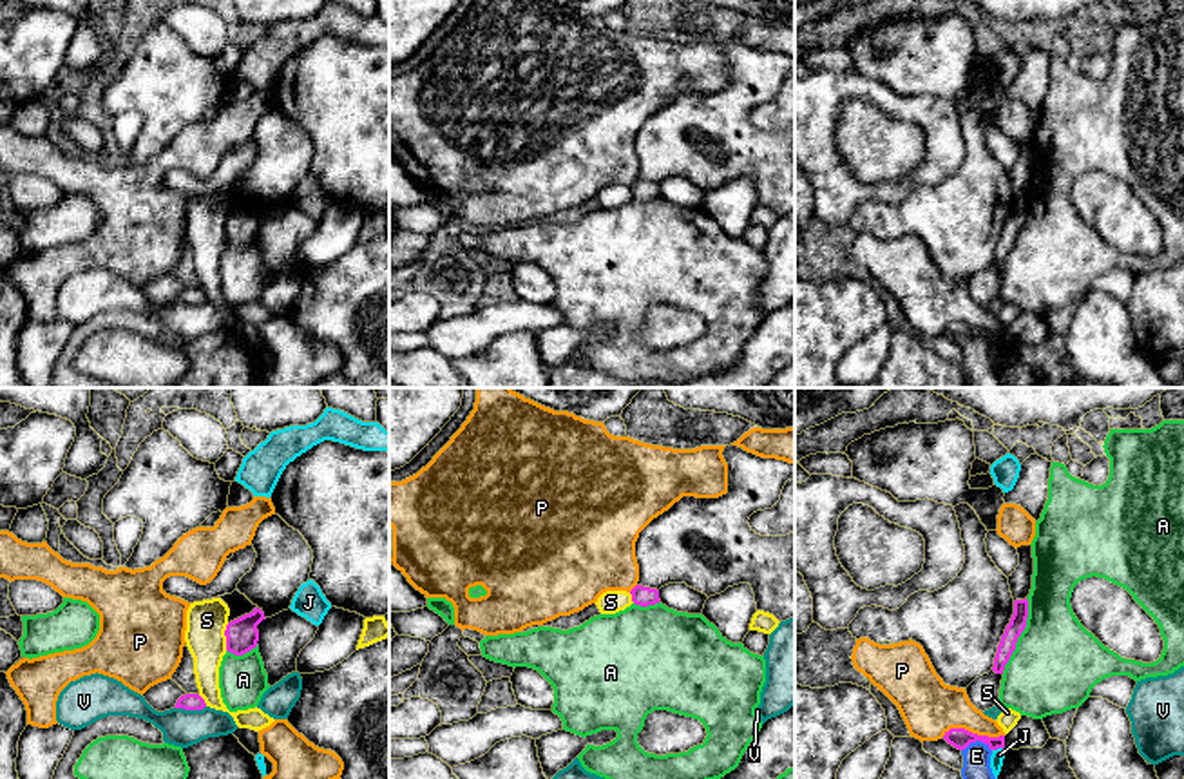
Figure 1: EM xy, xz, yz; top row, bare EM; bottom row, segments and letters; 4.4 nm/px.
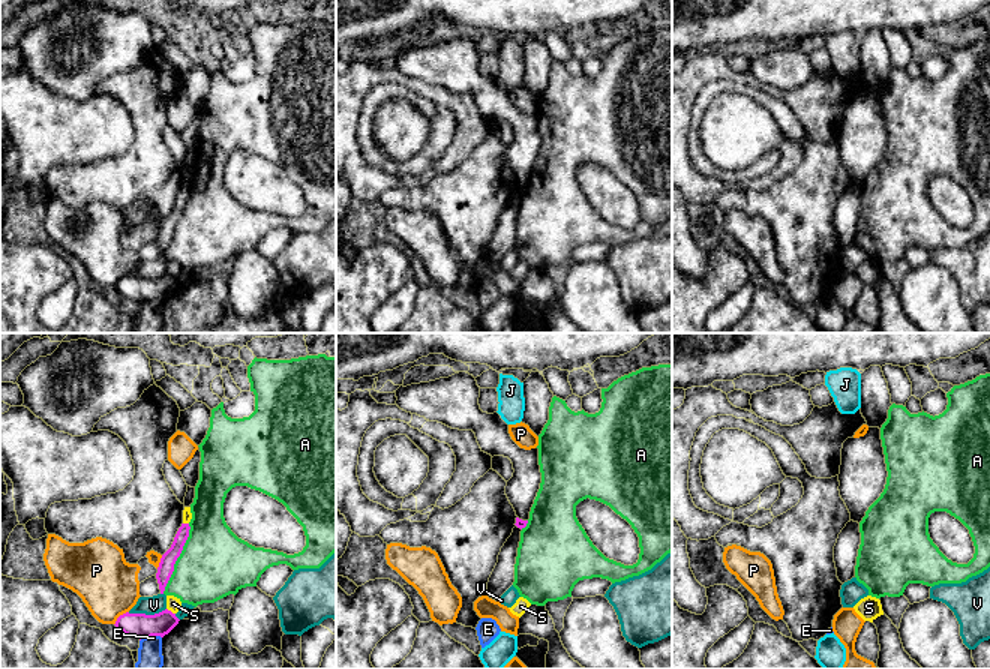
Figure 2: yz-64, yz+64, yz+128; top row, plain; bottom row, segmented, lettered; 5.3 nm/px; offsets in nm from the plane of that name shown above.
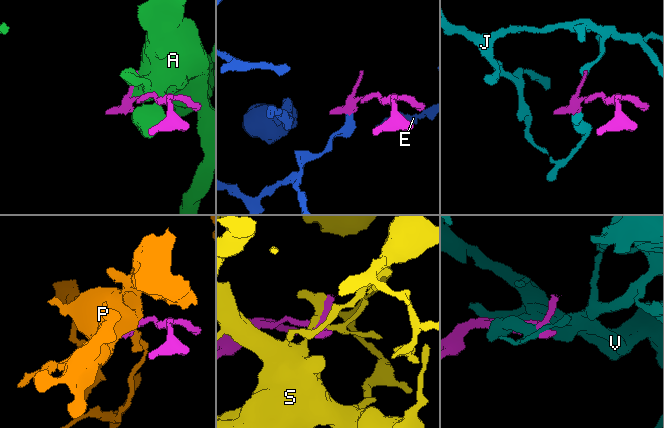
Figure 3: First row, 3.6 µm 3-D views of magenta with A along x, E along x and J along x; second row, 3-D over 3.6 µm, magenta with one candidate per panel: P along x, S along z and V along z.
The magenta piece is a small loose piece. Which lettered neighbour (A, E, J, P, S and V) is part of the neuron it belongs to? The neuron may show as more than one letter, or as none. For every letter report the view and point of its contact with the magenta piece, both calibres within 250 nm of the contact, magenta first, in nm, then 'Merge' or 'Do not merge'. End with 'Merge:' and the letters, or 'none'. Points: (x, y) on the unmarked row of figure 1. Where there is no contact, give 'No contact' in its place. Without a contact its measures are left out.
A: Touches magenta at yz (1020, 229). Thickness 80 nm (magenta) against 380 nm. Do not merge
E: Touches magenta at yz (976, 334). Thickness 90 nm (magenta) against 160 nm. Do not merge
J: Touches magenta at yz (998, 341). Thickness 90 nm (magenta) against 60 nm. Do not merge
P: Touches magenta at yz (971, 326). Thickness 90 nm (magenta) against 260 nm. Do not merge
S: Touches magenta at xy (225, 229). Thickness 140 nm (magenta) against 180 nm. Do not merge
V: Touches magenta at xy (189, 303). Thickness 80 nm (magenta) against 170 nm. Do not merge
Merge: none

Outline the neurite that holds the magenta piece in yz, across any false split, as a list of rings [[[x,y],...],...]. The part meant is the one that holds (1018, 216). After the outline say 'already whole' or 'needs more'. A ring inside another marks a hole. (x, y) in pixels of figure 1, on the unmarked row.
[[[1032,139],[1017,141],[1017,149],[1019,149],[1019,159],[1008,170],[1010,187],[1014,192],[1014,208],[998,239],[998,246],[994,252],[994,261],[992,261],[996,268],[1003,268],[1005,259],[1008,257],[1012,246],[1016,245],[1017,232],[1025,225],[1026,212],[1028,212],[1026,192],[1032,183],[1032,168],[1034,168]]]; needs more

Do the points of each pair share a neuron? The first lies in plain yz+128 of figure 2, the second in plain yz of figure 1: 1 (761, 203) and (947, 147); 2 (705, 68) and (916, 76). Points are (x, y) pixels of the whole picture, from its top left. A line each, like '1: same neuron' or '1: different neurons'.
1: different neurons
2: different neurons

